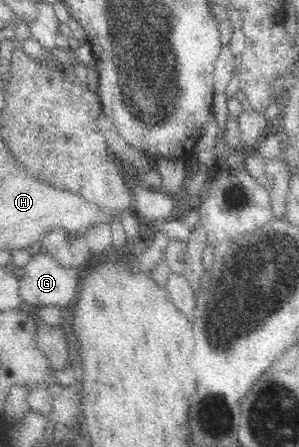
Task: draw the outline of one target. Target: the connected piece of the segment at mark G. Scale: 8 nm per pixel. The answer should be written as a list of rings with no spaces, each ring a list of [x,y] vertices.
[[[37,254],[20,261],[23,275],[19,278],[19,298],[30,311],[41,306],[57,306],[73,303],[79,287],[81,275],[78,268],[61,267],[50,255]]]

